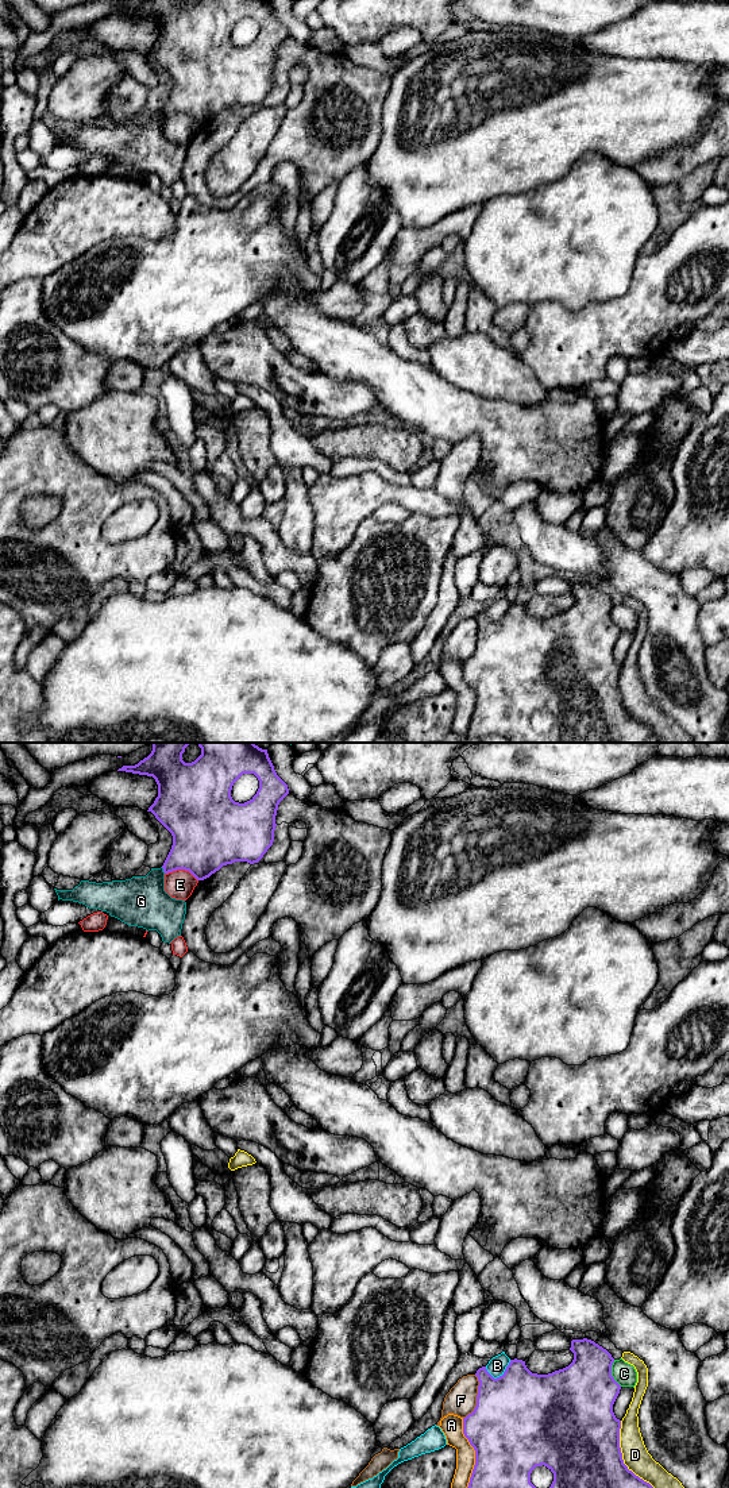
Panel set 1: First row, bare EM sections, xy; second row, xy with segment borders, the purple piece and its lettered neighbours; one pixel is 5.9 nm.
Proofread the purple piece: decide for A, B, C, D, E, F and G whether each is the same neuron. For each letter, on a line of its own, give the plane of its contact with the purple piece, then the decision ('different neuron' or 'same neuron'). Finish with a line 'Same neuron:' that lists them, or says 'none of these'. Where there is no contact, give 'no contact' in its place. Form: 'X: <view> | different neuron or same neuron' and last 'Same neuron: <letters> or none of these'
A: xy | different neuron
B: xy | different neuron
C: xy | different neuron
D: xy | different neuron
E: xy | different neuron
F: xy | different neuron
G: xy | different neuron
Same neuron: none of these

